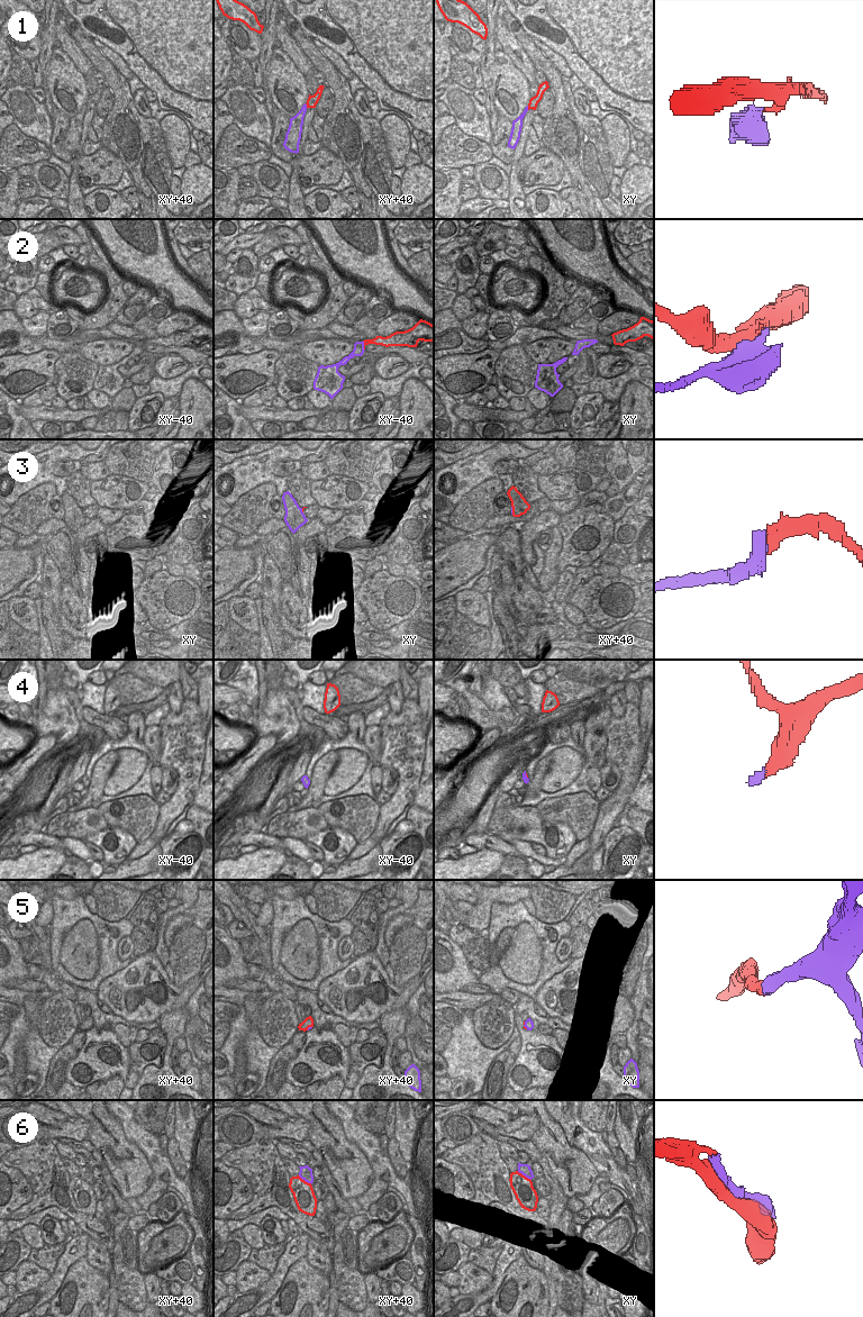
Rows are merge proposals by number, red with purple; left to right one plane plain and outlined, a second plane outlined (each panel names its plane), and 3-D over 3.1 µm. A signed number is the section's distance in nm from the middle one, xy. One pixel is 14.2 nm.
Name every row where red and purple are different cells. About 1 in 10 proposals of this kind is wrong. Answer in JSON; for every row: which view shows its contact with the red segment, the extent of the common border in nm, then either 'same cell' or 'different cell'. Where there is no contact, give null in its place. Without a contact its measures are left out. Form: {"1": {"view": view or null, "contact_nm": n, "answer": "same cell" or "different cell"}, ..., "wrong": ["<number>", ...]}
{"1": {"view": "xy+40", "contact_nm": 70, "answer": "same cell"}, "2": {"view": "xy-40", "contact_nm": 140, "answer": "different cell"}, "3": {"view": "xy+40", "contact_nm": 130, "answer": "same cell"}, "4": {"view": "xy", "contact_nm": 90, "answer": "same cell"}, "5": {"view": "xy", "contact_nm": 120, "answer": "same cell"}, "6": {"view": "xy", "contact_nm": 240, "answer": "same cell"}, "wrong": ["2"]}

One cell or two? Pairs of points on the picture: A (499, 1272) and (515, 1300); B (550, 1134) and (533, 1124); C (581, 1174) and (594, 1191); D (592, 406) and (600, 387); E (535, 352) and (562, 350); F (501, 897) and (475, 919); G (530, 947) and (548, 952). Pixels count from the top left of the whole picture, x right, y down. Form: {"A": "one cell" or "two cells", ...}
{"A": "two cells", "B": "two cells", "C": "two cells", "D": "two cells", "E": "one cell", "F": "one cell", "G": "two cells"}

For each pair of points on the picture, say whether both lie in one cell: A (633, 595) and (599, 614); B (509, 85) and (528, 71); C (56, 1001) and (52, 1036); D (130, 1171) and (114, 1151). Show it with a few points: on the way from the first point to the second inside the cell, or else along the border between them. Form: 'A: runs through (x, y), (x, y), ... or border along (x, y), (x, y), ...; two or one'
A: runs through (628, 606), (629, 611), (625, 616), (610, 616); one
B: border along (507, 54), (529, 83); two
C: runs through (56, 1010), (56, 1027); one
D: runs through (129, 1166), (118, 1155); one

